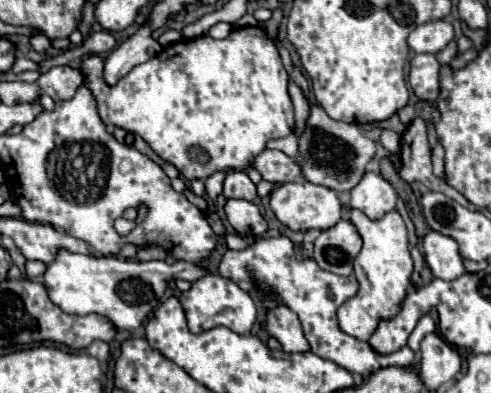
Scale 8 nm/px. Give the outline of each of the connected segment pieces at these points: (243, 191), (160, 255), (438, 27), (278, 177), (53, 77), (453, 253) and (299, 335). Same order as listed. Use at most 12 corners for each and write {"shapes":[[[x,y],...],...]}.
{"shapes":[[[227,172],[225,198],[257,198],[245,172]],[[159,246],[141,248],[137,260],[165,260]],[[445,20],[427,22],[409,34],[409,48],[437,54],[453,40]],[[263,150],[251,168],[271,184],[293,182],[299,164],[279,150]],[[55,66],[37,80],[43,94],[69,100],[83,84],[83,74]],[[439,232],[423,238],[435,278],[465,274],[457,242]],[[287,306],[267,312],[265,326],[283,352],[307,352],[301,322]]]}

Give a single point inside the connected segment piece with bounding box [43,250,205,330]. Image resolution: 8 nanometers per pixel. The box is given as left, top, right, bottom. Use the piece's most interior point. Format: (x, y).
(126, 291)

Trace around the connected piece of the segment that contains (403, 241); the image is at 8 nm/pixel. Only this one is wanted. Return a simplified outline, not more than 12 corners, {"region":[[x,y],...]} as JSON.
{"region":[[397,210],[375,222],[349,216],[363,238],[359,290],[337,316],[369,340],[399,312],[413,260]]}

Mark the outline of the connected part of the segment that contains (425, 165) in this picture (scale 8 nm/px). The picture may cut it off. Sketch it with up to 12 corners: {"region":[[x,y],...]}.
{"region":[[419,116],[401,136],[405,182],[453,196],[475,210],[459,192],[431,172],[427,124]]}

